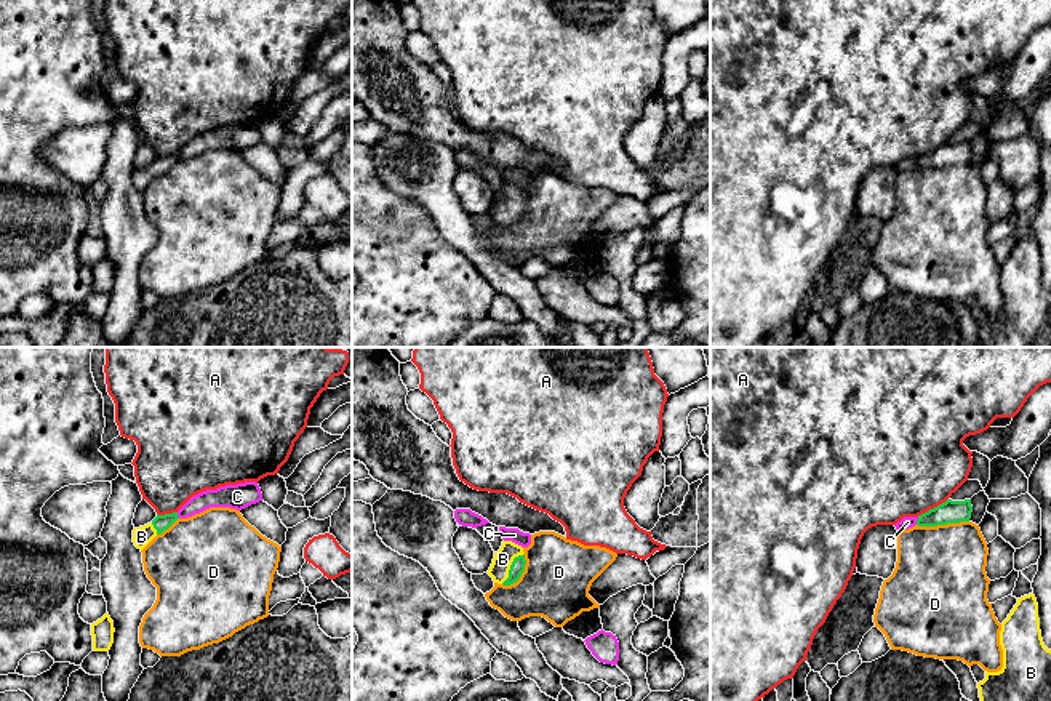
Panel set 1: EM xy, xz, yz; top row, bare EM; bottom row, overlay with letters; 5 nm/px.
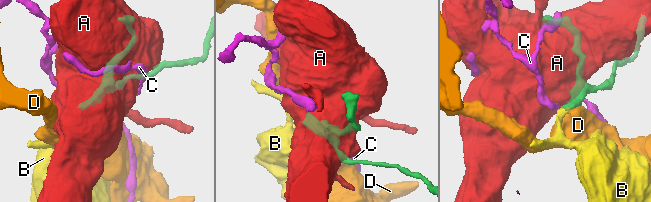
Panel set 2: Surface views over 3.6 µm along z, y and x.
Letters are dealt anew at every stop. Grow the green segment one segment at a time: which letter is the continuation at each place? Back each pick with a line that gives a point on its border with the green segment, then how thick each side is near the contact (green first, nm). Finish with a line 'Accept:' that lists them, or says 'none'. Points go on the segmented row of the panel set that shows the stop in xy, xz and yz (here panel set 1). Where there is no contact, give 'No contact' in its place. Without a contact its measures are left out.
B: Touches green at xz (511, 567). Thickness 70 nm (green) against 100 nm
Accept: B

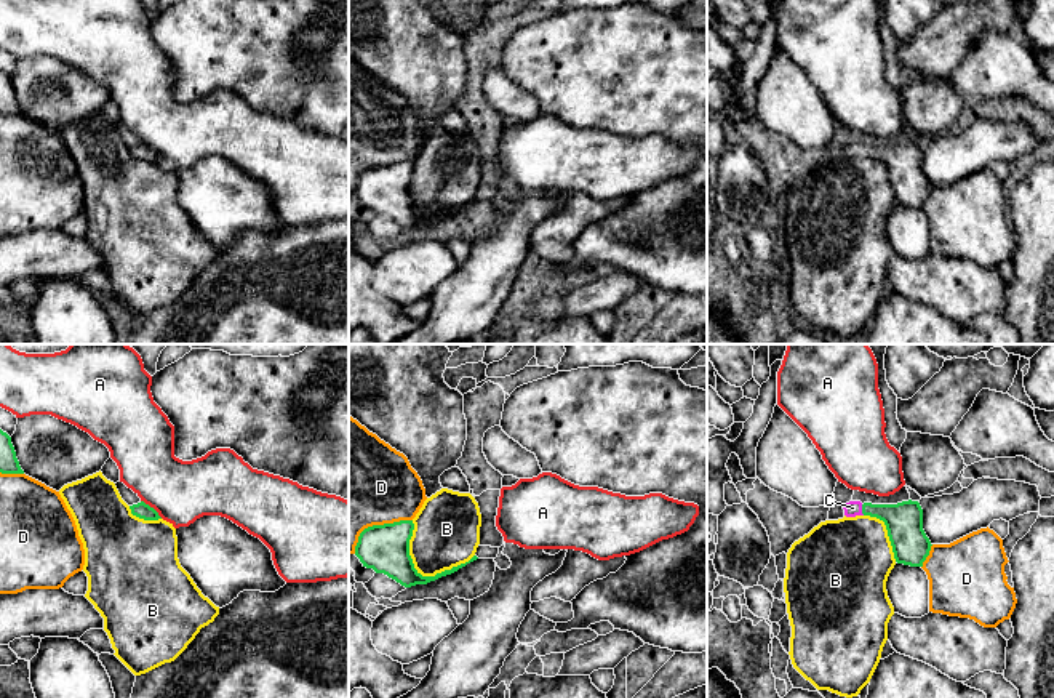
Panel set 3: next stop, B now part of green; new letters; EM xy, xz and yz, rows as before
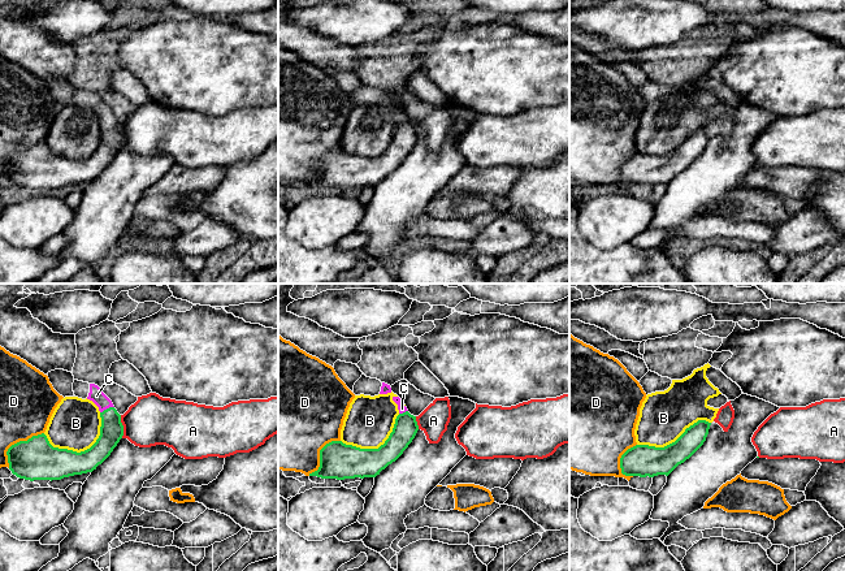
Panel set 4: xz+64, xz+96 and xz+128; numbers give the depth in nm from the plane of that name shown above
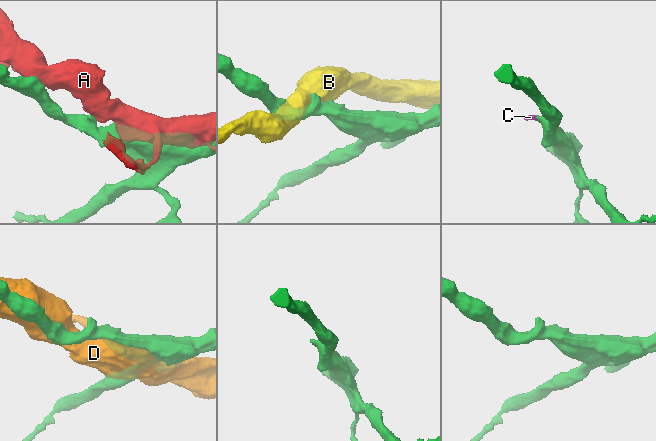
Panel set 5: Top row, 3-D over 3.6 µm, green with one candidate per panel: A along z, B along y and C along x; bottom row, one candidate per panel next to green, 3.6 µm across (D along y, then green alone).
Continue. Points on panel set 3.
C: Touches green at yz (862, 509). Thickness 190 nm (green) against 80 nm
Accept: C

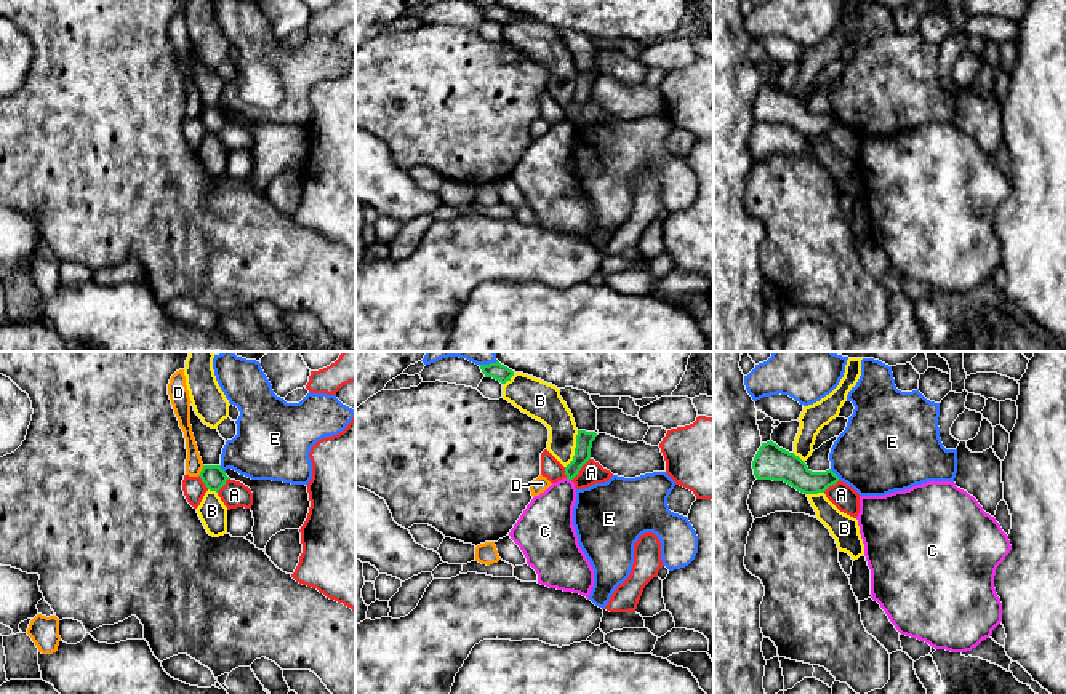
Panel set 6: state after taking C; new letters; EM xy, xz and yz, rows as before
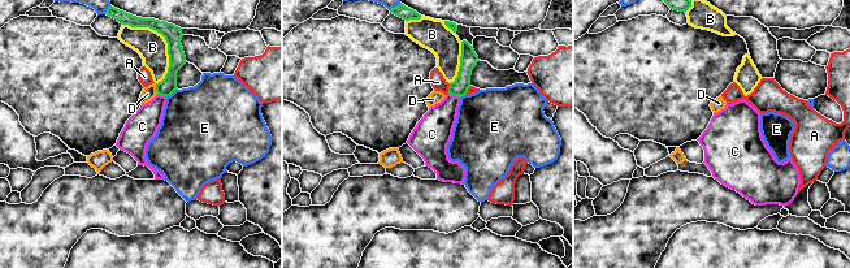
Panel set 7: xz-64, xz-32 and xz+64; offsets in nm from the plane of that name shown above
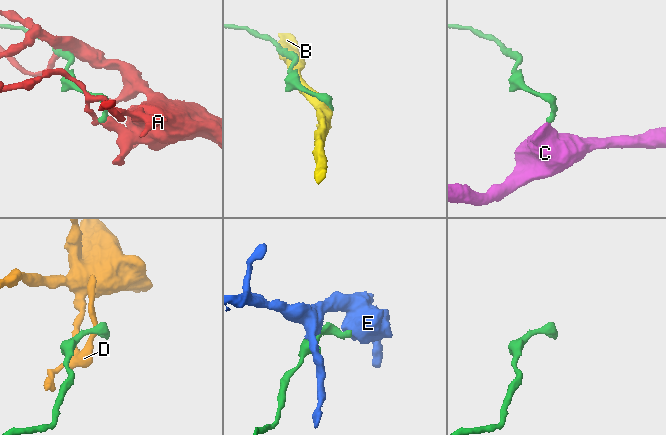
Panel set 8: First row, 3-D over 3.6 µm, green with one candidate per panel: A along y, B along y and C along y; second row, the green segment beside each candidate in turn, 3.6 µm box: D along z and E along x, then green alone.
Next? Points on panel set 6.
Accept: none

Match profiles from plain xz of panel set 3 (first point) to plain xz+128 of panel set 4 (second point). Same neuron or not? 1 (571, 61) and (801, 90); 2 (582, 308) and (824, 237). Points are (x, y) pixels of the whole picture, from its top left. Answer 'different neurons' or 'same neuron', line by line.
1: same neuron
2: same neuron

